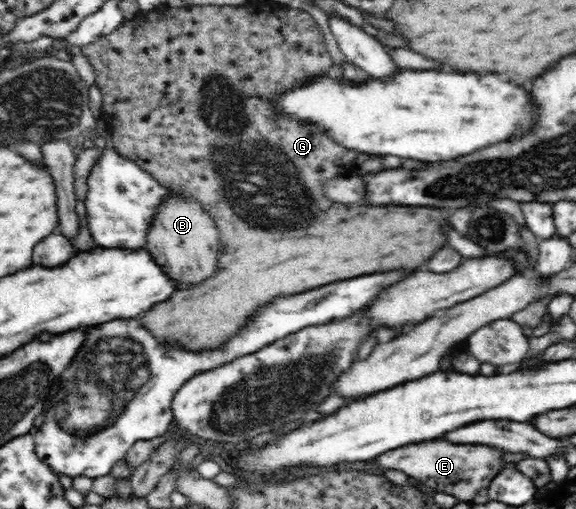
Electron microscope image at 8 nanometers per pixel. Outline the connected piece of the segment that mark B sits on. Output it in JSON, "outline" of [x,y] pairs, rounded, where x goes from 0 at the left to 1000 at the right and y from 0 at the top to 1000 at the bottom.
{"outline":[[[304,379],[304,397],[269,428],[269,452],[262,452],[262,468],[255,468],[253,479],[276,527],[313,572],[339,566],[377,536],[384,487],[382,458],[366,422],[344,397],[318,389],[311,379]]]}

